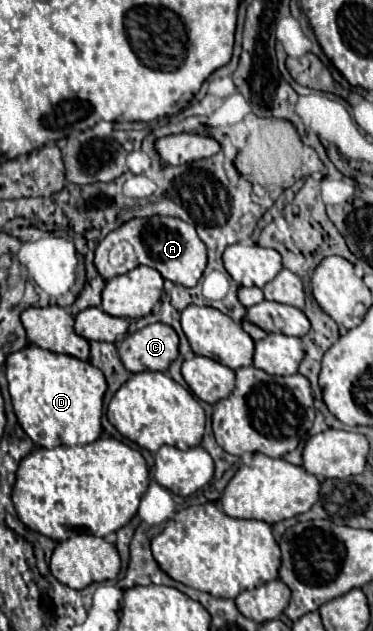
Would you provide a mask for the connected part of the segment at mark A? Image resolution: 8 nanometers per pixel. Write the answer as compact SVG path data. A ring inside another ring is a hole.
M134 217L130 221L126 221L126 225L120 225L118 229L110 231L100 245L96 247L96 257L94 257L94 265L100 271L100 275L104 279L112 279L116 275L122 275L126 271L130 271L128 267L114 267L108 261L108 251L120 243L120 241L128 241L134 247L134 255L136 255L136 263L138 265L146 265L156 269L164 279L184 285L184 287L196 287L196 283L200 281L204 269L206 269L206 245L204 241L198 237L194 225L178 219L178 217Z

